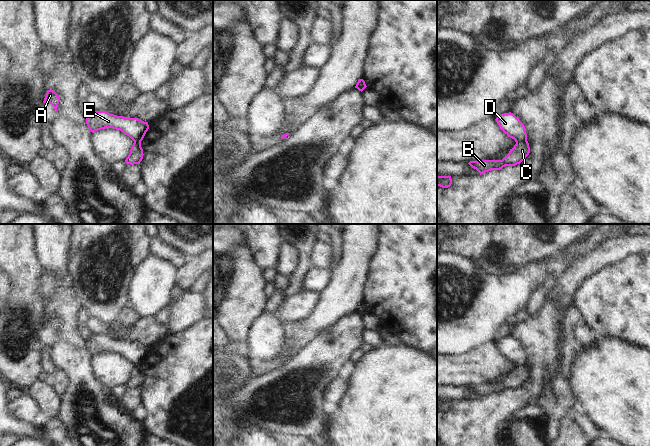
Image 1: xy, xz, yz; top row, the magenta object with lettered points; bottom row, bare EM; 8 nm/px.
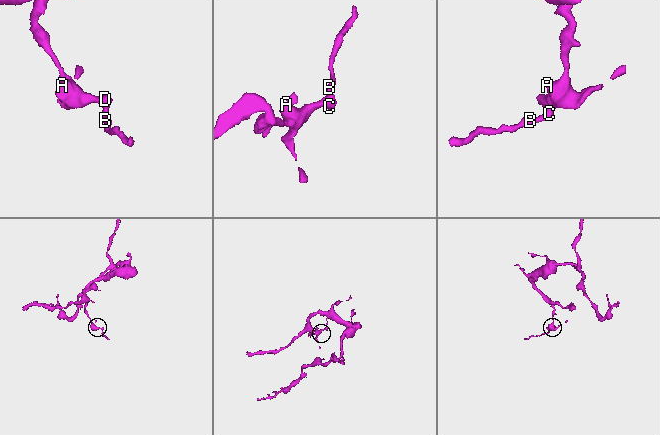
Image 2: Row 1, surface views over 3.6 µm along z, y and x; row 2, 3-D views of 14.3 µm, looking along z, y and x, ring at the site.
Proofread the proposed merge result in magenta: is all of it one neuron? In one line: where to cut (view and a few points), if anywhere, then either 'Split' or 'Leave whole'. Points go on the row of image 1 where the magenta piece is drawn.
Split along yz (526, 139), (516, 142). Split.

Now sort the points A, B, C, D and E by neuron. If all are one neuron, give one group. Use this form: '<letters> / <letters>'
A D E / B C

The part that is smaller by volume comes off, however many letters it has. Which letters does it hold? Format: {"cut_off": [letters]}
{"cut_off": ["B", "C"]}

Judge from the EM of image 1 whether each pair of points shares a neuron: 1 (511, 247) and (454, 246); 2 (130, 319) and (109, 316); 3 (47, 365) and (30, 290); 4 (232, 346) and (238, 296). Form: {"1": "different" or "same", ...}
{"1": "same", "2": "different", "3": "different", "4": "different"}

